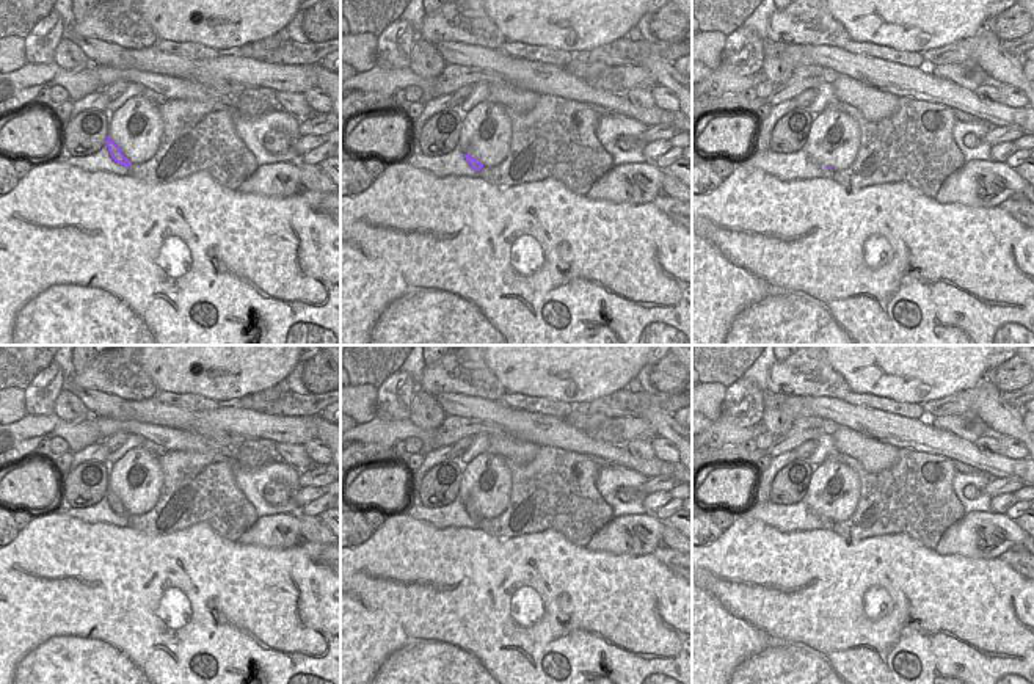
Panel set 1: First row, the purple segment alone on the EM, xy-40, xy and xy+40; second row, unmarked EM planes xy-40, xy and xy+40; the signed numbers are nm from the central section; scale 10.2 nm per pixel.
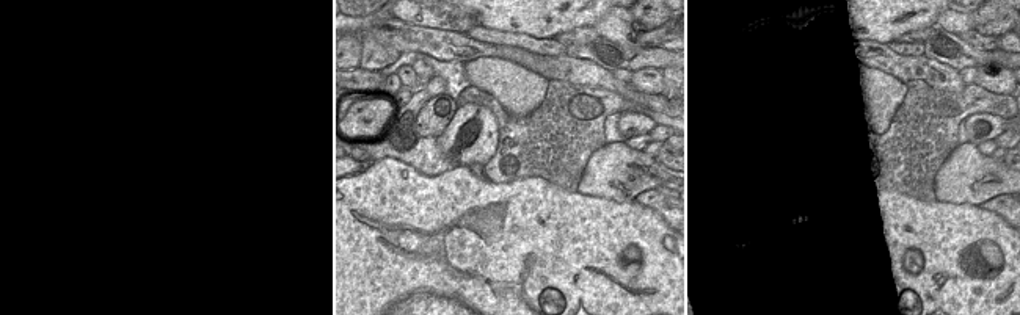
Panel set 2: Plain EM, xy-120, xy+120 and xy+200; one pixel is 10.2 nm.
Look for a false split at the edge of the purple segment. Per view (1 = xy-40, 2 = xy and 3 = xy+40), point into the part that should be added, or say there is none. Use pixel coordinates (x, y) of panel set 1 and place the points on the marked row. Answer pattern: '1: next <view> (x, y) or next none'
1: next none
2: next none
3: next xy+40 (826, 173)

